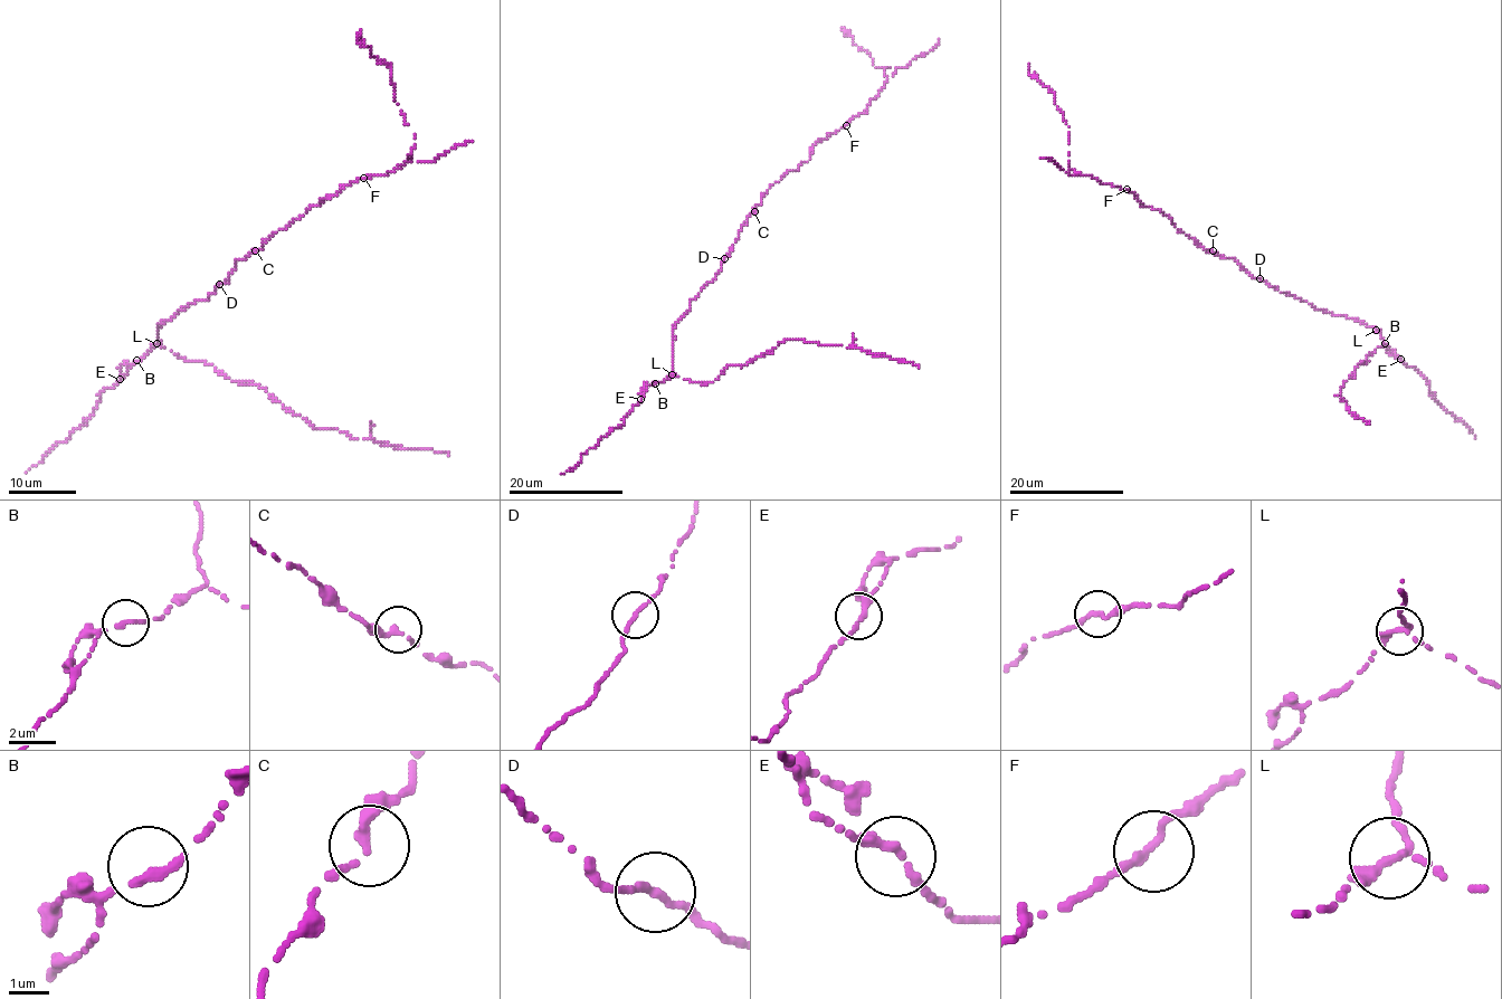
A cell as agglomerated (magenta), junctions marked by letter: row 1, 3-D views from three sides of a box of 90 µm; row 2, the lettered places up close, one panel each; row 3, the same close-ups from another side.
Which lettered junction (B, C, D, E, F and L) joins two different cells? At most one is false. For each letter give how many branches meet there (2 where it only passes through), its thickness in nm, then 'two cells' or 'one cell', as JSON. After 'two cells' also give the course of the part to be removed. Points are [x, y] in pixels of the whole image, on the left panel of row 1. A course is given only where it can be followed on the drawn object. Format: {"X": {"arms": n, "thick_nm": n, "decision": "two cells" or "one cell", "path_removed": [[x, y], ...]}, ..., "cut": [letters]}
{"B": {"arms": 2, "thick_nm": 200, "decision": "one cell"}, "C": {"arms": 2, "thick_nm": 240, "decision": "one cell"}, "D": {"arms": 2, "thick_nm": 200, "decision": "one cell"}, "E": {"arms": 2, "thick_nm": 240, "decision": "one cell"}, "F": {"arms": 2, "thick_nm": 200, "decision": "one cell"}, "L": {"arms": 2, "thick_nm": 240, "decision": "two cells", "path_removed": [[157, 343], [225, 376], [257, 383], [315, 428], [407, 449], [449, 453]]}, "cut": ["L"]}

